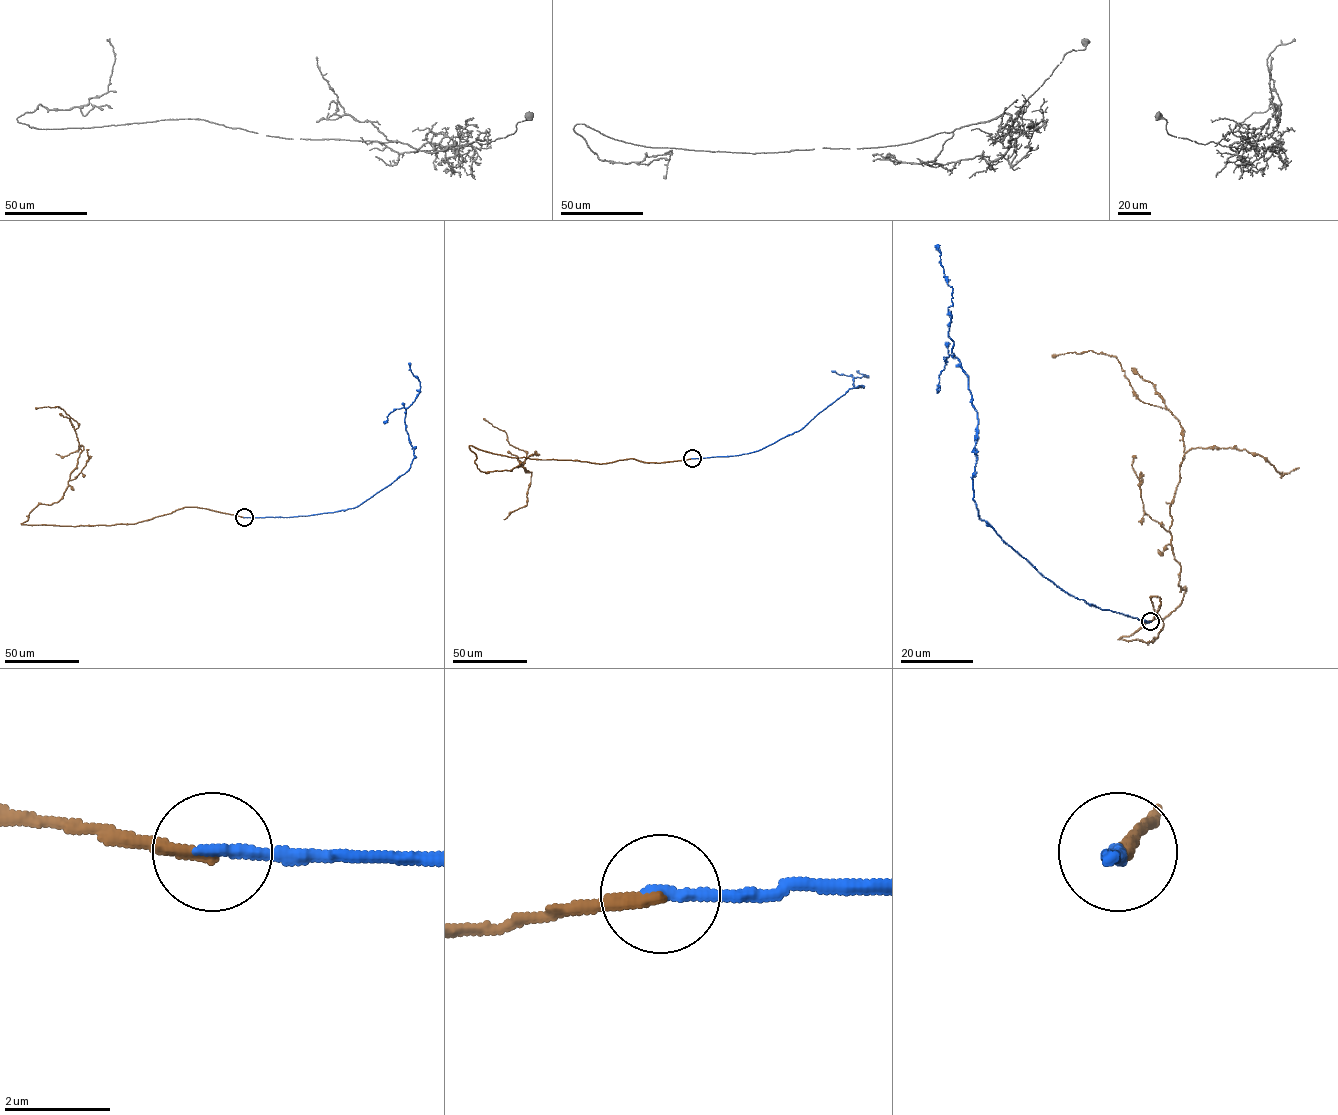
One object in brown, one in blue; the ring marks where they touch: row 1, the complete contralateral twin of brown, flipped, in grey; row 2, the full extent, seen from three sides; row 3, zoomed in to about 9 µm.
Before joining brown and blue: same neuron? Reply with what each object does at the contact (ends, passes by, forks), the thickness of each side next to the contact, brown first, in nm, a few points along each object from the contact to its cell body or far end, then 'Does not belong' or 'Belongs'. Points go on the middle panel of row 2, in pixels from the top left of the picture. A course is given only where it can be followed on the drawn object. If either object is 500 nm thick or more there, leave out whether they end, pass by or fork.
At the ring brown ends. At the ring blue ends. Thickness 260 nm (brown) against 240 nm. Course of brown: (692, 458), (599, 463), (511, 457), (469, 446), (487, 472), (529, 471), (522, 466), (526, 453), (483, 418). Course of blue: (692, 458), (750, 453), (796, 432), (849, 389), (862, 387), (853, 386), (853, 379), (868, 375), (857, 371). Does not belong

